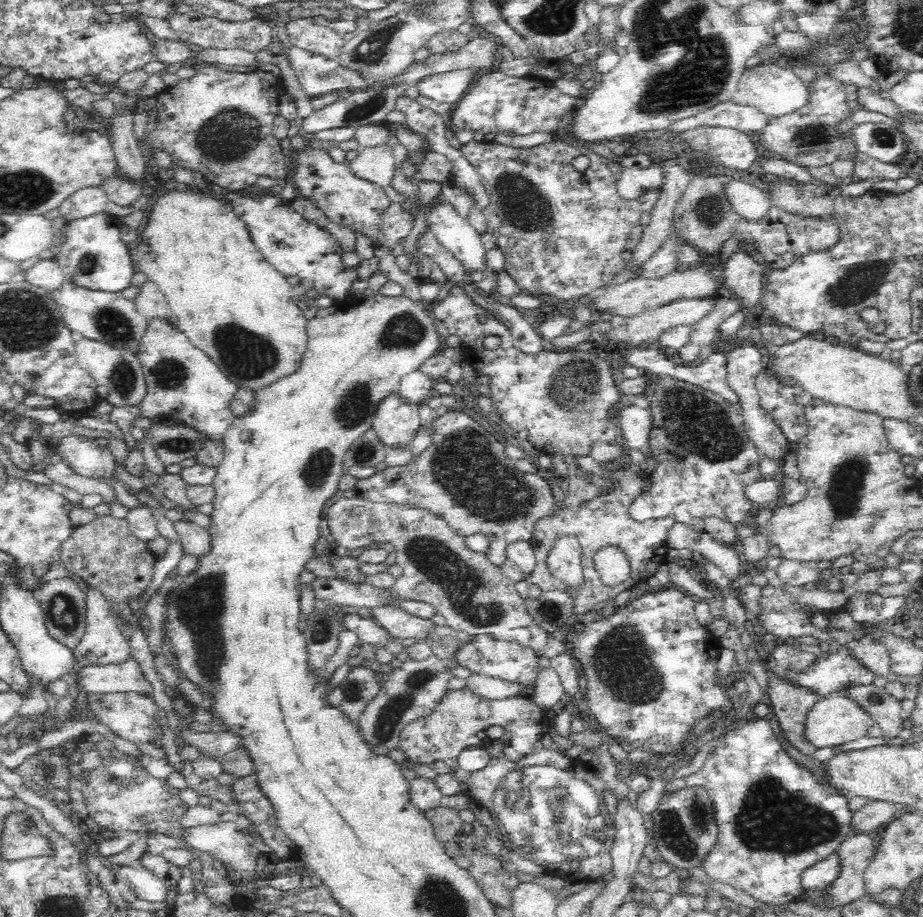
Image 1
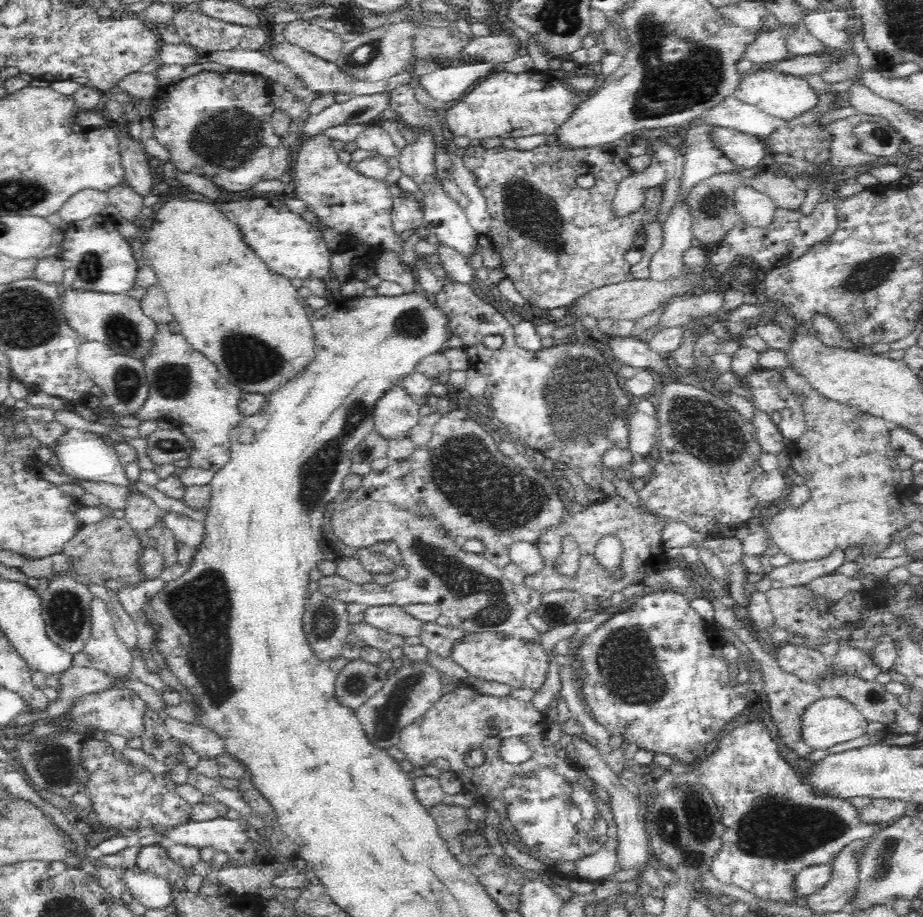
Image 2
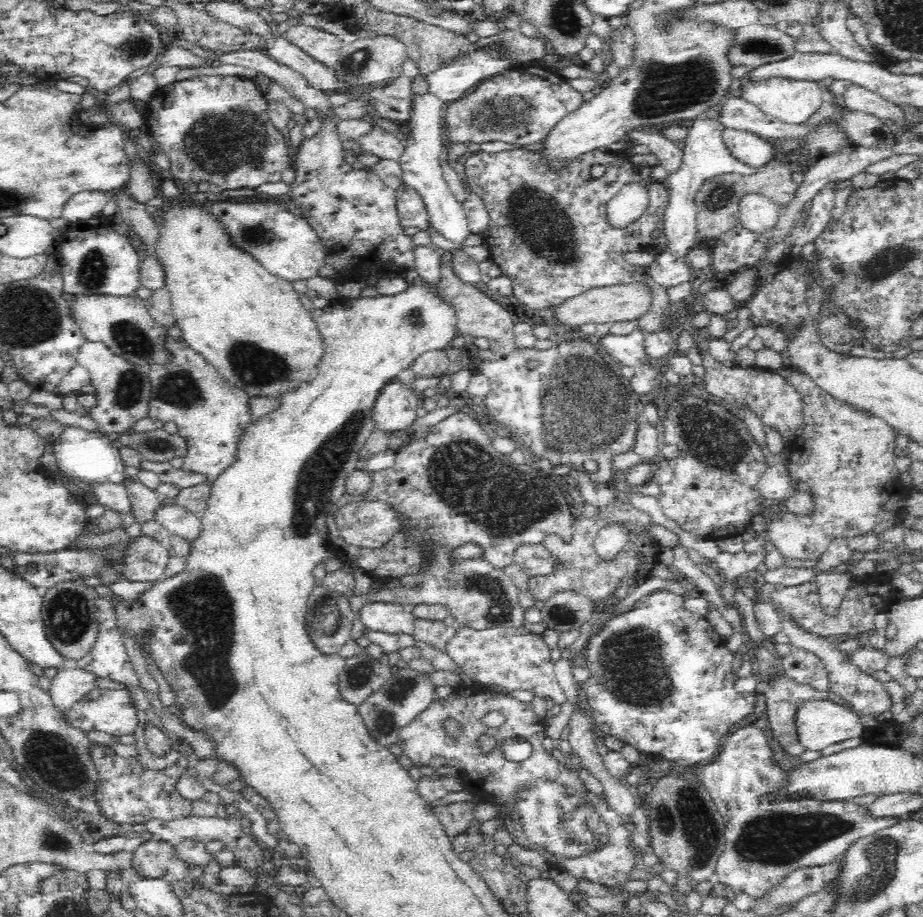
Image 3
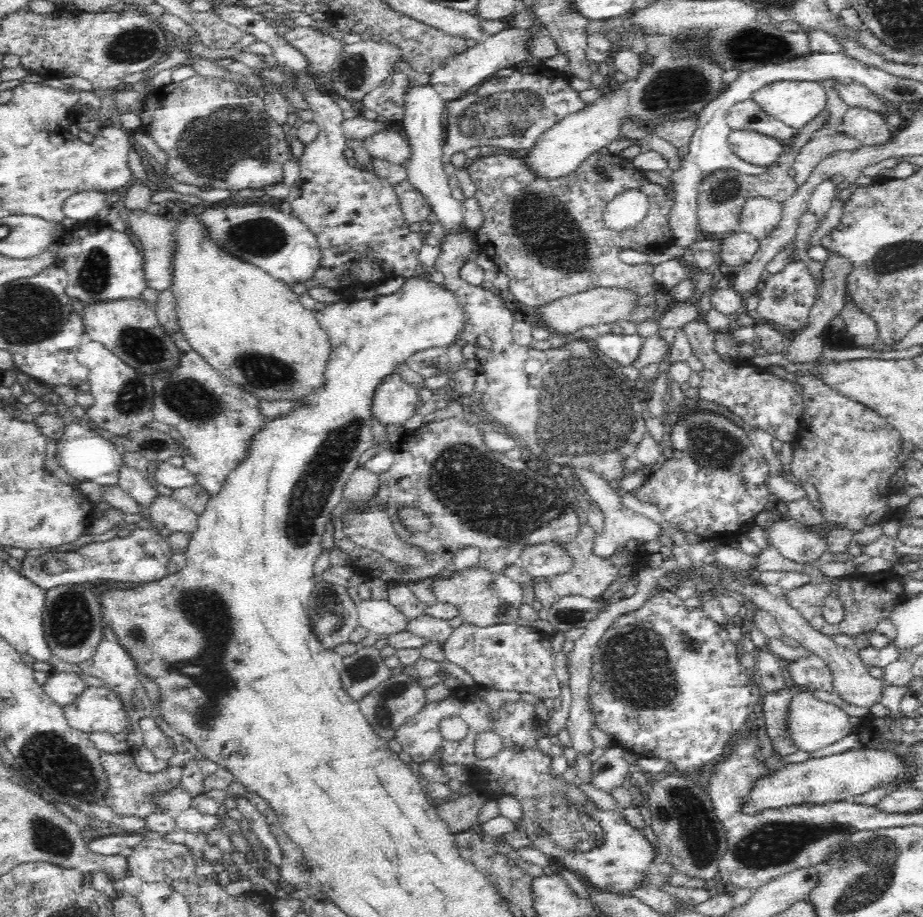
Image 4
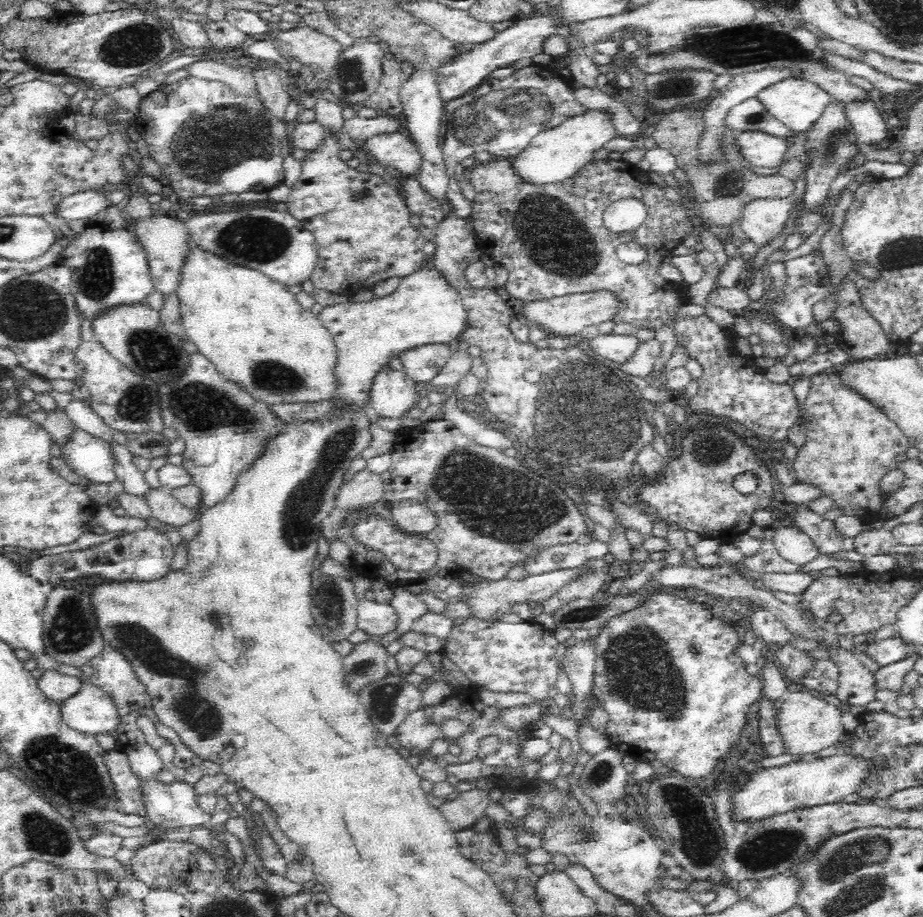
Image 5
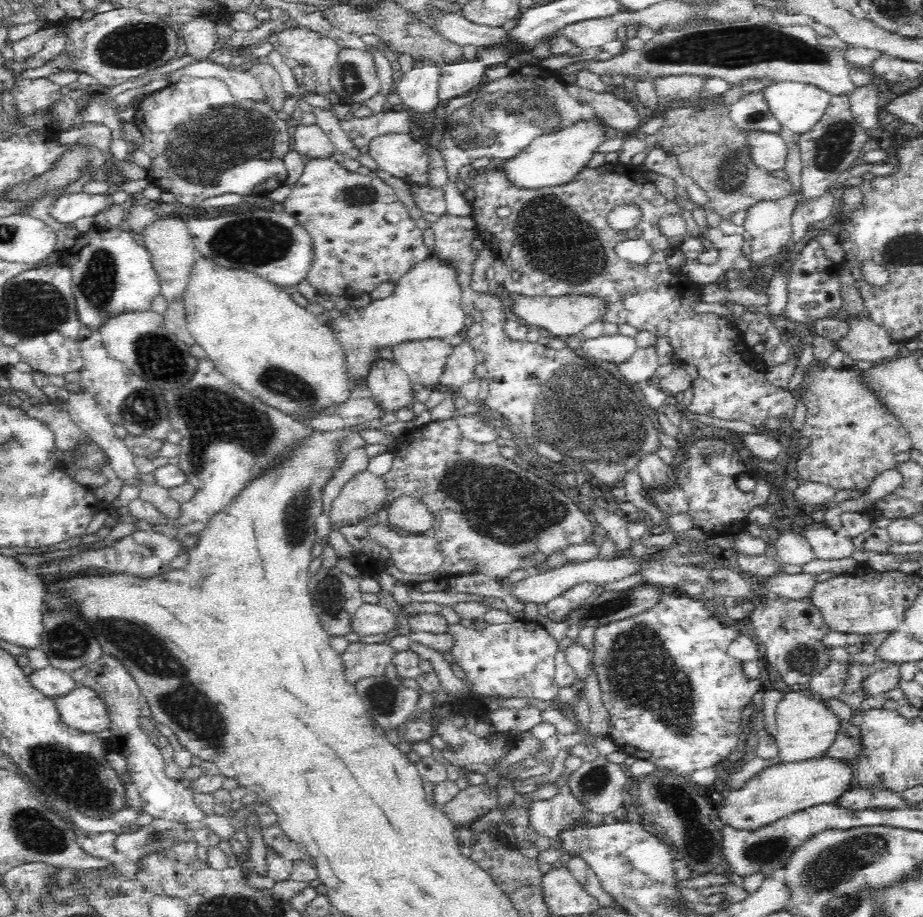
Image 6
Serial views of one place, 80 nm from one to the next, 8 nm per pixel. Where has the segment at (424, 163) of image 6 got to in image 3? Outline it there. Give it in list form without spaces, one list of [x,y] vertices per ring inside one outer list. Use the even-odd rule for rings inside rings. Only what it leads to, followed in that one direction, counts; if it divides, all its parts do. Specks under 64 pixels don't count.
[[[376,124],[358,138],[358,144],[362,152],[369,152],[380,157],[381,160],[386,159],[392,162],[400,160],[405,148],[396,136]]]

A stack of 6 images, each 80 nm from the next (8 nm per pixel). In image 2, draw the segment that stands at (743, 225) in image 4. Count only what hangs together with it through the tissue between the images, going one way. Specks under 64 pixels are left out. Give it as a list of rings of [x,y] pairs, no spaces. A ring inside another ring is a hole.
[[[746,183],[734,187],[733,201],[740,220],[752,226],[770,224],[774,211],[778,210],[767,194]]]

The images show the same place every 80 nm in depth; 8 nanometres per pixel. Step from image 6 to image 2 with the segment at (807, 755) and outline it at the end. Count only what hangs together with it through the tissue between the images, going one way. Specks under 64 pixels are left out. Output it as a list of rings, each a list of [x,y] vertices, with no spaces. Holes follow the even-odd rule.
[[[832,694],[812,702],[802,714],[802,737],[814,750],[826,750],[866,735],[866,726],[868,726],[868,718],[864,714],[850,701]]]

